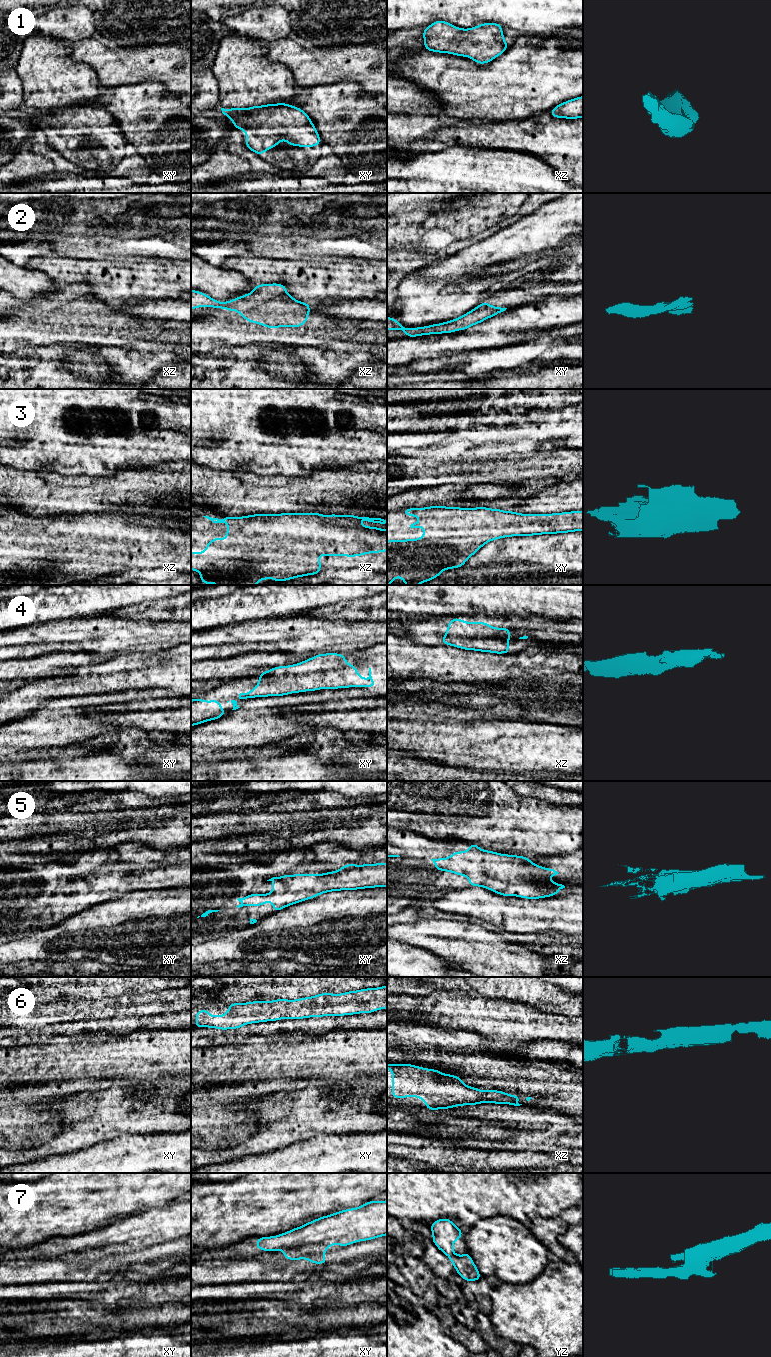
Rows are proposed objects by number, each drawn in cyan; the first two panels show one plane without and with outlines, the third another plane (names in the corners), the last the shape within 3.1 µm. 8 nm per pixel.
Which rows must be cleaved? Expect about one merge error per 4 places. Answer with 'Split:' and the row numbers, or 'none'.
Split: 7

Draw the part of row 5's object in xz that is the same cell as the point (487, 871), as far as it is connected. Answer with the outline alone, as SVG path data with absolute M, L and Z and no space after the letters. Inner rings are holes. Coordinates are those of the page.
M469 843L468 851L454 851L448 858L437 858L431 860L433 861L436 870L452 872L455 875L463 875L469 879L469 886L483 887L502 896L516 896L525 899L539 899L558 895L558 891L565 888L565 886L553 881L544 881L543 879L555 876L559 872L555 871L554 869L544 868L542 866L536 865L529 859L530 858L524 856L500 854L489 850L483 851L477 844Z

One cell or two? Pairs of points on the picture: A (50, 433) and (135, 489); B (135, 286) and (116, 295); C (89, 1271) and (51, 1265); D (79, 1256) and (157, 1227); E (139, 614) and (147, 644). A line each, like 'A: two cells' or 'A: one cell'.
A: two cells
B: one cell
C: one cell
D: one cell
E: two cells

